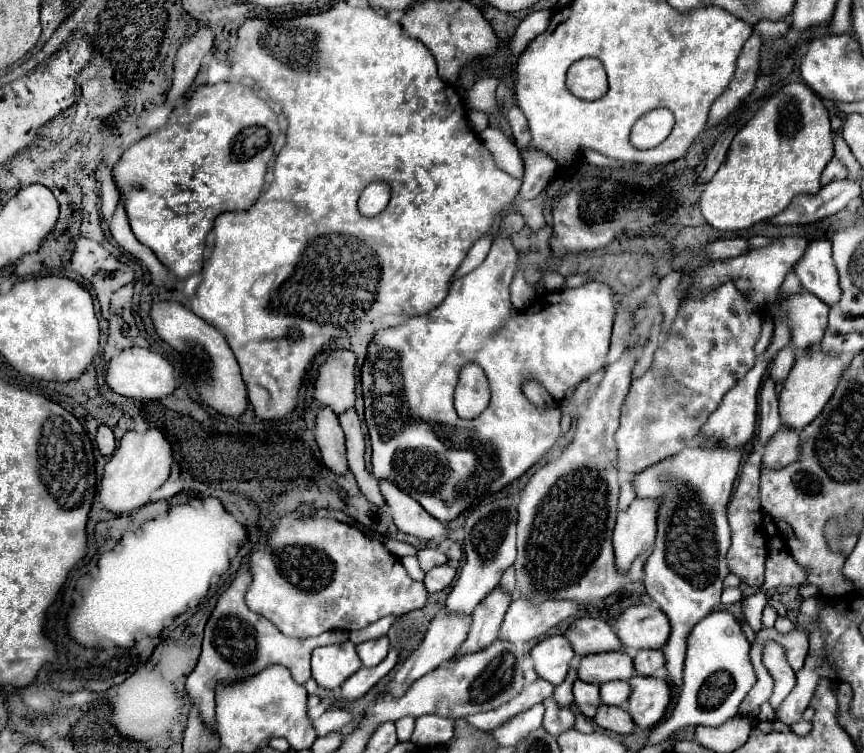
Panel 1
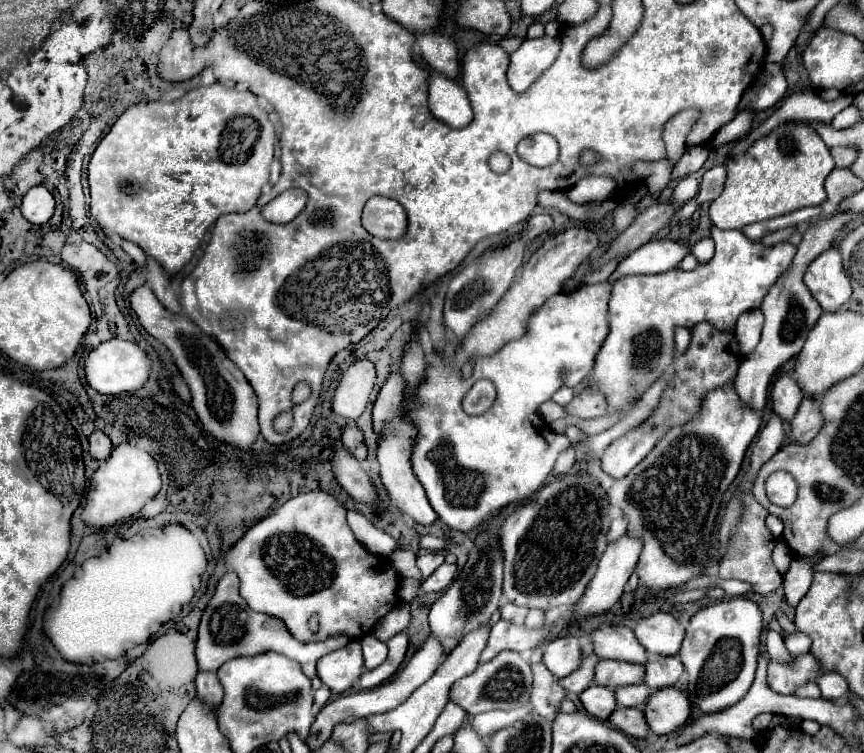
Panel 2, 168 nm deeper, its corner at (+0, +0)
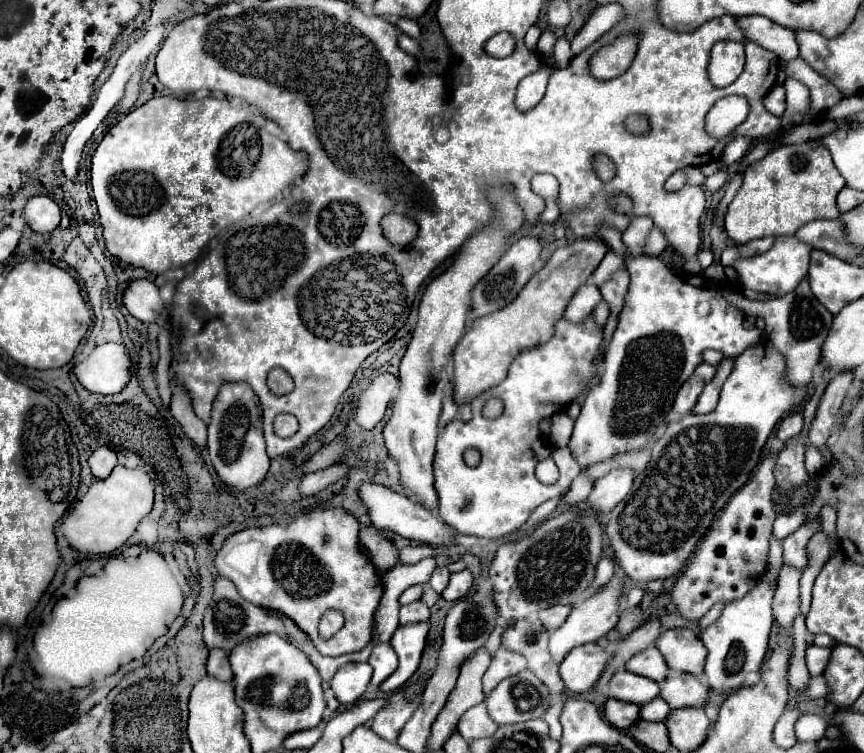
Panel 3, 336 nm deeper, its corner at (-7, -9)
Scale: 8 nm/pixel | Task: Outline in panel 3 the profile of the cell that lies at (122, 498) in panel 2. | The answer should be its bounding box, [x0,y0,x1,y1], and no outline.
[61,466,153,554]

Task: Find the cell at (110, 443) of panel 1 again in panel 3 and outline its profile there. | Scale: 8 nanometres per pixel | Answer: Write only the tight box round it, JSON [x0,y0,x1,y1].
[89,446,117,480]

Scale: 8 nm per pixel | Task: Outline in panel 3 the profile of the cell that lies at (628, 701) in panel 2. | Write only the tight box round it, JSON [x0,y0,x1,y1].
[641,698,671,722]

